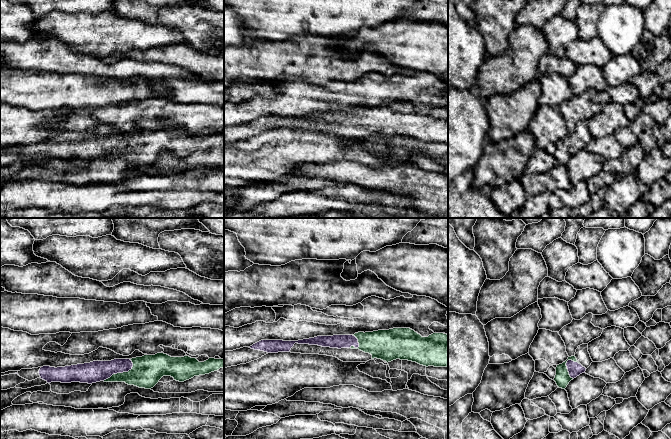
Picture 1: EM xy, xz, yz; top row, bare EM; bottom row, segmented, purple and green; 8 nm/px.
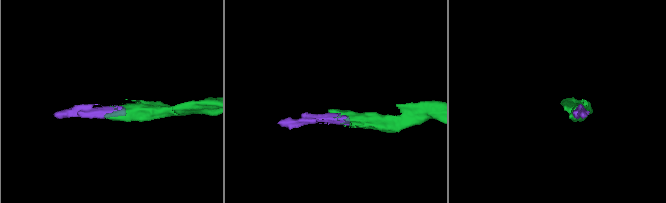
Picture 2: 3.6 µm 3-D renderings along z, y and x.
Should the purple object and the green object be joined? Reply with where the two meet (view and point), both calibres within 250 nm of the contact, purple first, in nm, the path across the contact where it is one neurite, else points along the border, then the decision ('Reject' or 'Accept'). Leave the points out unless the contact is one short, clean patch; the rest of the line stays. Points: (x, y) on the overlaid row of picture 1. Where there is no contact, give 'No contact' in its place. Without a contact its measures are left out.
Touches purple at xy (120, 372). Thickness 170 nm (purple) against 240 nm. Path across: xy (96, 371), (120, 372), (147, 370). Accept

